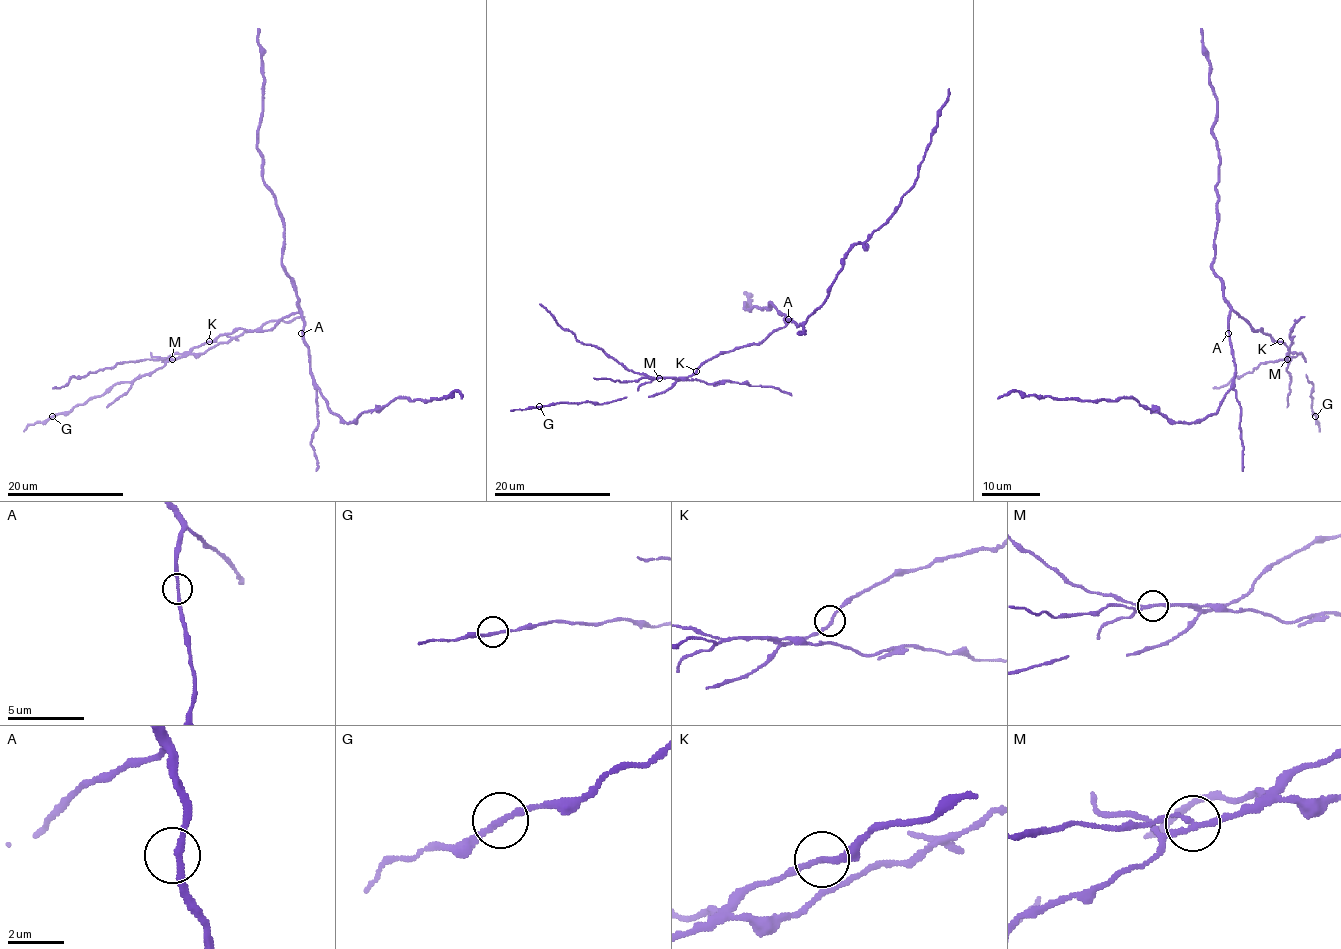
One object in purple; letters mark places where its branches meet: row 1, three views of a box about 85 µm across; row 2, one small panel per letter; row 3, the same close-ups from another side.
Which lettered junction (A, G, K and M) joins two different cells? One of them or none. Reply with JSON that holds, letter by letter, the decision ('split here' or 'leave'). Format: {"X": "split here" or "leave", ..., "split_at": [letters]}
{"A": "leave", "G": "leave", "K": "leave", "M": "split here", "split_at": ["M"]}

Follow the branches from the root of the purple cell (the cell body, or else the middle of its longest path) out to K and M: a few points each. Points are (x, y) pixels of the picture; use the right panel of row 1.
K: (1228, 333), (1228, 314), (1234, 311), (1253, 330), (1261, 328), (1280, 341)
M: (1228, 333), (1228, 314), (1234, 311), (1253, 330), (1261, 328), (1281, 341), (1289, 349), (1287, 359)

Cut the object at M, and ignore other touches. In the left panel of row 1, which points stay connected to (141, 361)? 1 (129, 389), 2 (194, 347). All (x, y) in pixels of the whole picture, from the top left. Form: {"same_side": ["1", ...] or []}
{"same_side": ["2"]}

